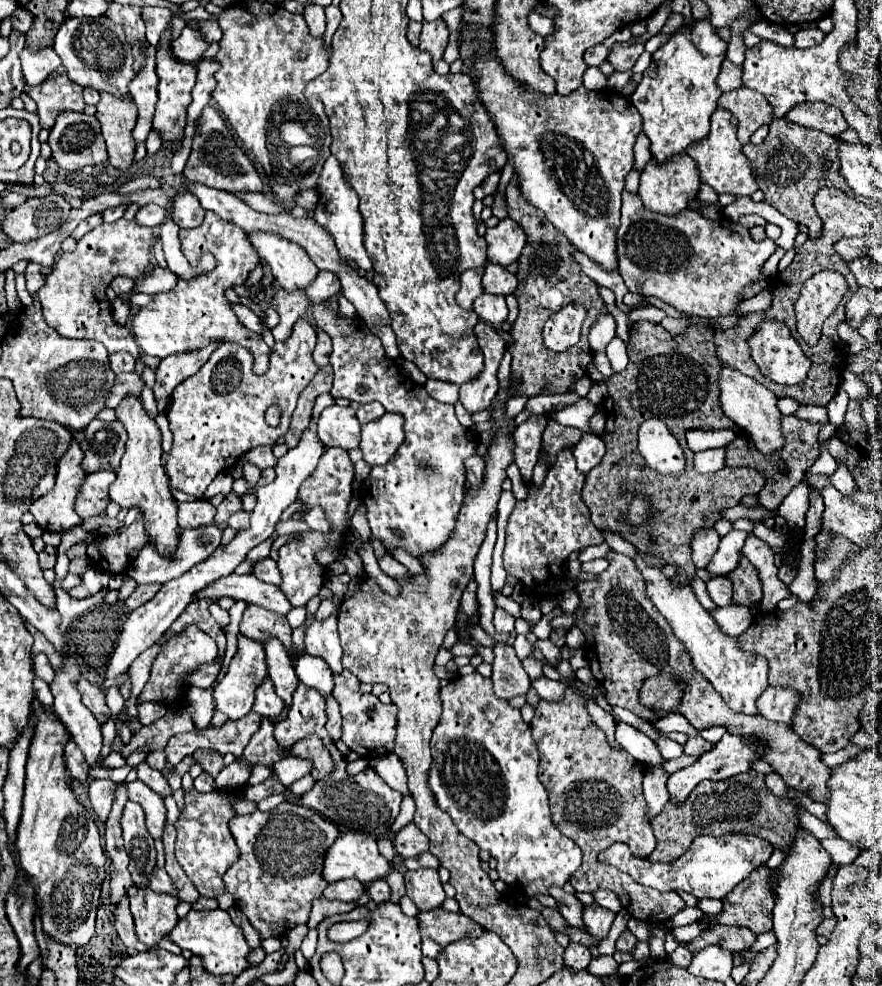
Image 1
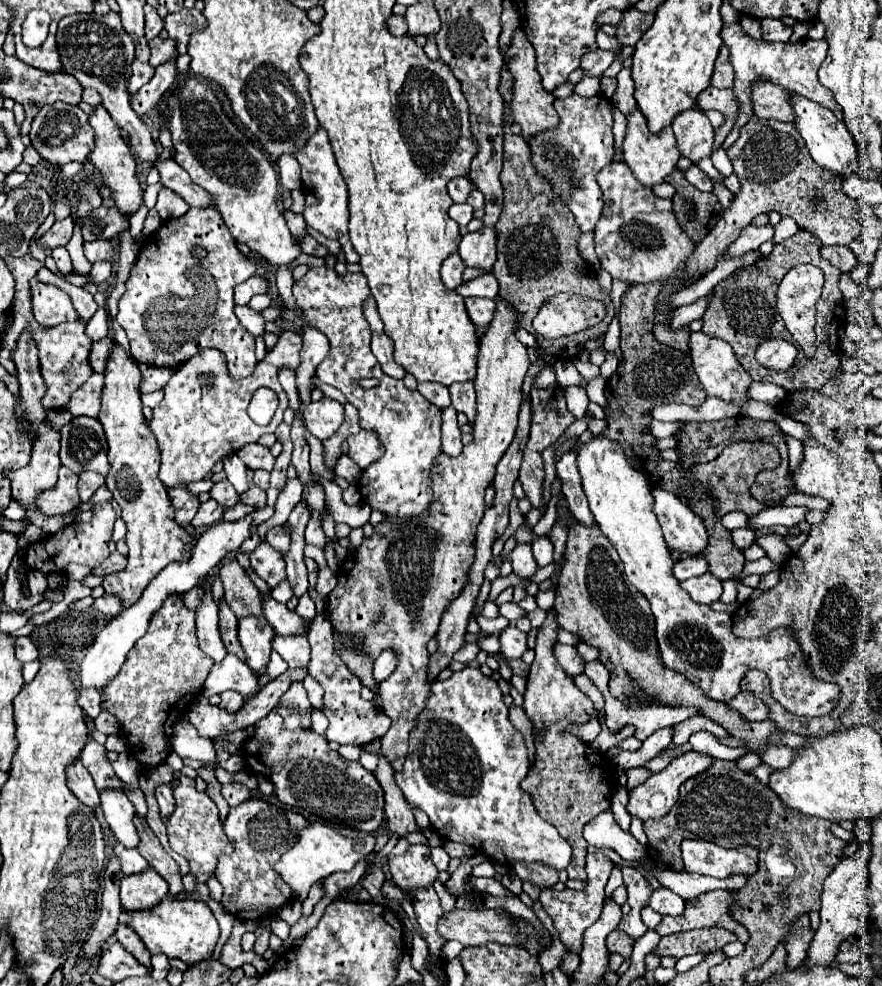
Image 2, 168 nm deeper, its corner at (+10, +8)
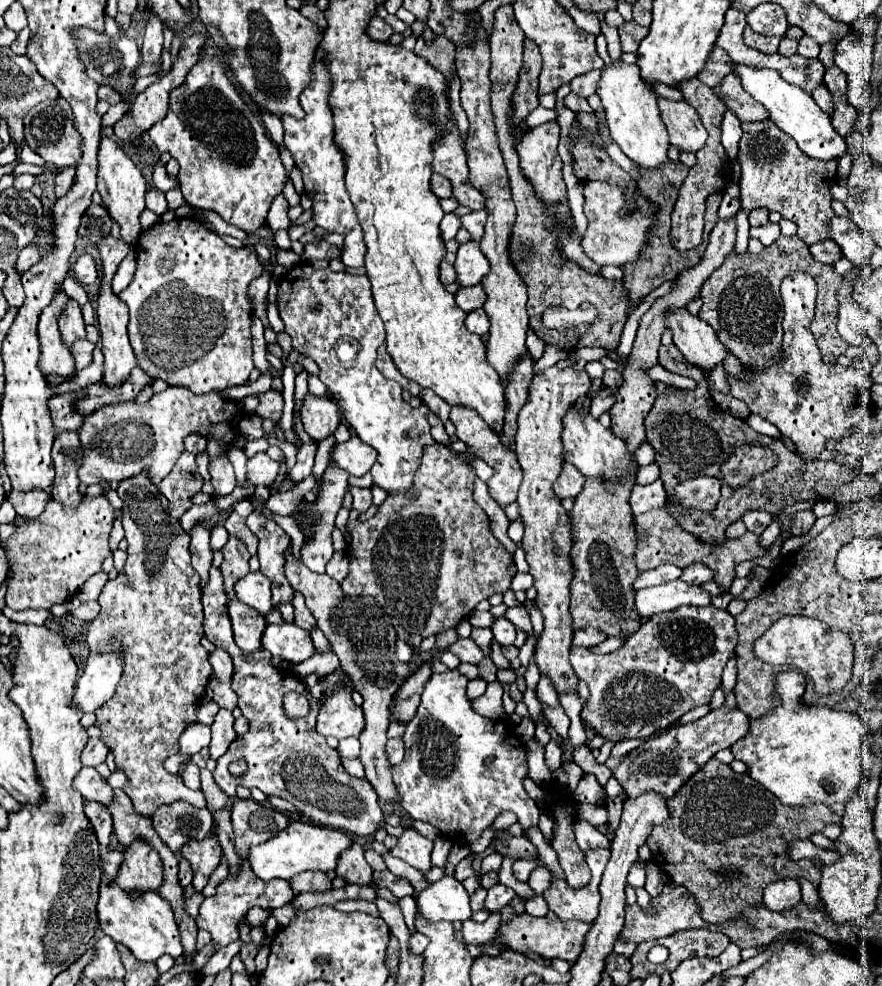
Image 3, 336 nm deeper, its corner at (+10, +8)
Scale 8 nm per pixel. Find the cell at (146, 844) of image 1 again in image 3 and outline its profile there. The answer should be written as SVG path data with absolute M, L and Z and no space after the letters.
M82 767L82 771L76 775L74 783L84 799L94 799L94 801L100 801L104 805L112 803L112 799L114 799L114 789L108 785L106 779L102 779L98 775L96 769Z

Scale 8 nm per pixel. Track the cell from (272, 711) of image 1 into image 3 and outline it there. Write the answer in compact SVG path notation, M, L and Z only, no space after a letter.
M216 649L214 653L210 653L210 665L214 667L214 677L218 681L230 683L232 675L234 675L234 667L232 667L232 659L230 659L230 655L226 651Z

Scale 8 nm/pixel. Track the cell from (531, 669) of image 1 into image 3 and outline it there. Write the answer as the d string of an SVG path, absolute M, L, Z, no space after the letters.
M506 617L496 619L496 623L492 625L492 633L500 645L514 645L516 641L516 627Z

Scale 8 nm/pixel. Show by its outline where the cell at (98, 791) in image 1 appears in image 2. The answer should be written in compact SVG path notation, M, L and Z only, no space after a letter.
M90 739L84 747L84 751L80 753L80 761L88 769L88 773L92 775L98 791L104 791L108 787L122 789L122 781L114 775L114 769L110 765L110 761L106 759L106 747L104 745Z

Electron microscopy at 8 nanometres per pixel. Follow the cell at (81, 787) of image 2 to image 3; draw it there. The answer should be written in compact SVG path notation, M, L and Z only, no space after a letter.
M84 799L84 813L94 827L100 845L106 847L110 843L110 833L112 833L112 815L110 815L108 807L104 803Z

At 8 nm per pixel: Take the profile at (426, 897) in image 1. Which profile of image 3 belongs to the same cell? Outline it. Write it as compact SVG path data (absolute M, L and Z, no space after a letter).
M410 827L402 833L402 837L398 839L398 845L390 853L394 857L406 861L408 865L416 867L422 873L430 871L430 867L432 867L432 863L430 863L432 841L428 841L426 837L422 837L418 831L414 831Z

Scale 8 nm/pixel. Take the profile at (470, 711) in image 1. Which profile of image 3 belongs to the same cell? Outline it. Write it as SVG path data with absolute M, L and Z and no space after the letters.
M446 671L430 677L430 681L424 685L418 713L406 725L406 757L400 765L392 767L392 779L398 787L400 803L410 813L410 817L434 825L442 837L448 837L452 843L460 845L478 841L482 831L488 829L502 811L512 811L518 817L524 833L530 827L536 827L540 817L538 805L522 787L522 779L528 773L526 747L522 739L504 721L492 721L476 713L472 709L472 699L466 697L466 685L468 677L458 671Z

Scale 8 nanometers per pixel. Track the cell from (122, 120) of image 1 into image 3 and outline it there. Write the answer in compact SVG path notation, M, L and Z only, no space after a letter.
M102 135L98 149L98 193L102 195L102 201L108 207L110 217L120 225L122 239L130 245L136 245L140 233L140 213L146 209L146 181L138 165L122 151L118 143L114 143L106 135Z

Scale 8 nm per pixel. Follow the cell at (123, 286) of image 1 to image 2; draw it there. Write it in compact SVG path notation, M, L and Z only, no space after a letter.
M98 261L98 263L94 263L92 269L90 269L90 277L92 277L94 283L106 281L106 279L110 277L110 273L112 273L112 263L110 263L110 261Z

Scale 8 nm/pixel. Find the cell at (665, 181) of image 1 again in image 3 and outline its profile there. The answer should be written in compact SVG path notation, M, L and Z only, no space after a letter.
M612 61L612 67L602 71L602 79L598 83L596 93L600 95L606 109L610 135L620 145L620 149L642 169L660 167L660 163L668 159L668 147L670 147L668 129L660 119L660 109L656 103L658 95L654 93L652 87L648 87L642 81L640 69L636 65Z

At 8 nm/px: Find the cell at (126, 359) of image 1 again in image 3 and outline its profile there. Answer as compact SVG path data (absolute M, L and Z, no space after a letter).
M78 339L72 345L72 357L76 361L76 369L84 369L92 363L92 351L94 351L94 343L90 343L88 339Z

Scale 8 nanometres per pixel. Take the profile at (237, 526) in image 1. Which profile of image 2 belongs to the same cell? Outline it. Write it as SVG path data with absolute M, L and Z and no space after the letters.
M222 479L222 481L214 483L214 487L210 489L210 497L212 497L214 501L222 503L224 507L232 507L232 505L236 505L236 503L240 501L236 489L232 487L232 483L230 483L228 479Z

